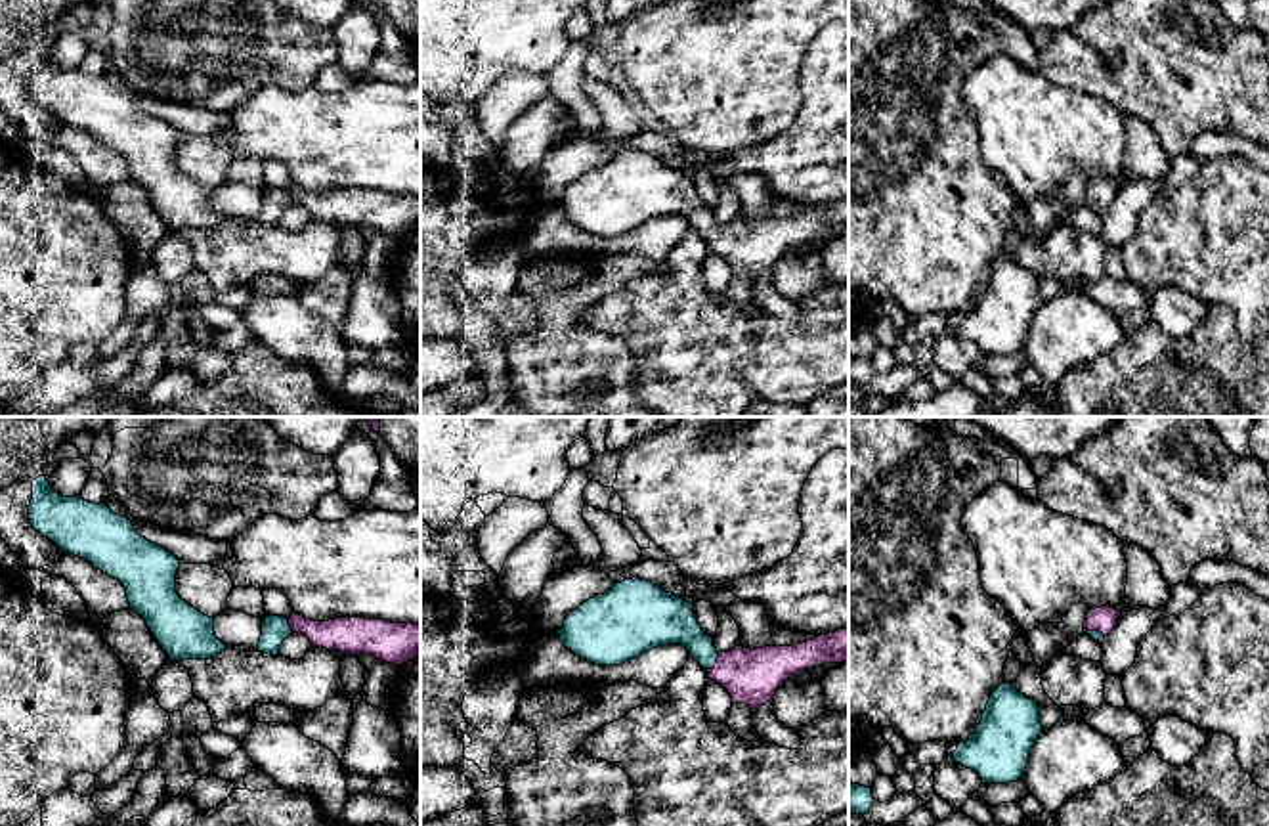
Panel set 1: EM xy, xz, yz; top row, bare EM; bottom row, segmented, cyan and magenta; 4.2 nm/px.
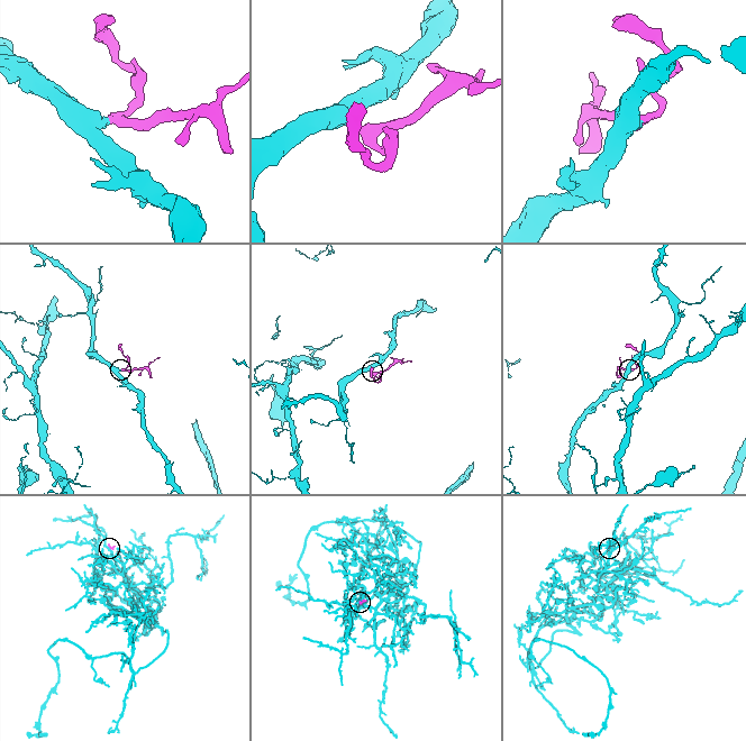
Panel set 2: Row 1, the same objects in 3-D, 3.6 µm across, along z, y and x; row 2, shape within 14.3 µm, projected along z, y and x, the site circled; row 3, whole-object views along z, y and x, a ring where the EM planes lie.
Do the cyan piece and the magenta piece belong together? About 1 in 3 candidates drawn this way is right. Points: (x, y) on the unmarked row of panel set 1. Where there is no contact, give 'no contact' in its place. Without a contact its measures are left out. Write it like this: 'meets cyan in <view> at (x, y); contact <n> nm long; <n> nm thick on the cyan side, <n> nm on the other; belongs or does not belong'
meets cyan in xz at (715, 234); contact 90 nm long; 190 nm thick on the cyan side, 240 nm on the other; belongs

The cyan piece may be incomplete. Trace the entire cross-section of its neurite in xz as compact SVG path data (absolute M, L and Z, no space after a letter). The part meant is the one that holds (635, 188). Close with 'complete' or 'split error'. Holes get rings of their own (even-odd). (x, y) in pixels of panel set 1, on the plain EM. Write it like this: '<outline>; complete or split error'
M638 149L579 176L556 208L594 237L621 237L652 220L680 216L728 262L732 275L745 275L753 285L774 272L795 243L849 231L849 201L793 218L719 224L698 195L694 176Z; split error

